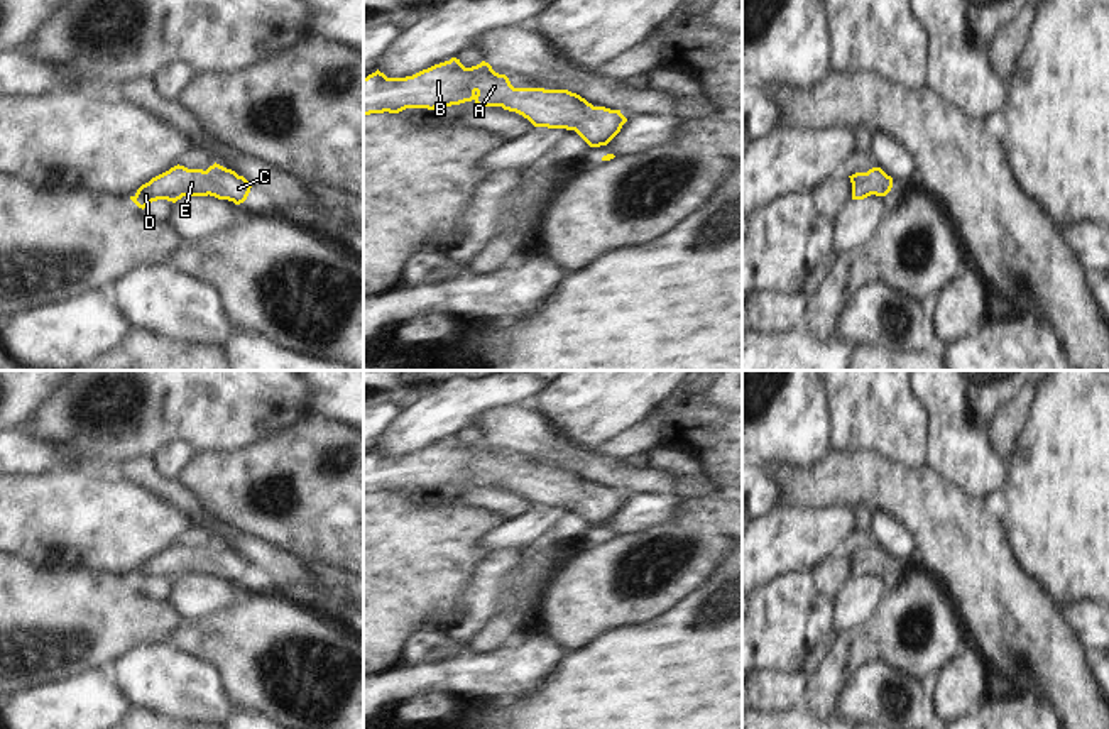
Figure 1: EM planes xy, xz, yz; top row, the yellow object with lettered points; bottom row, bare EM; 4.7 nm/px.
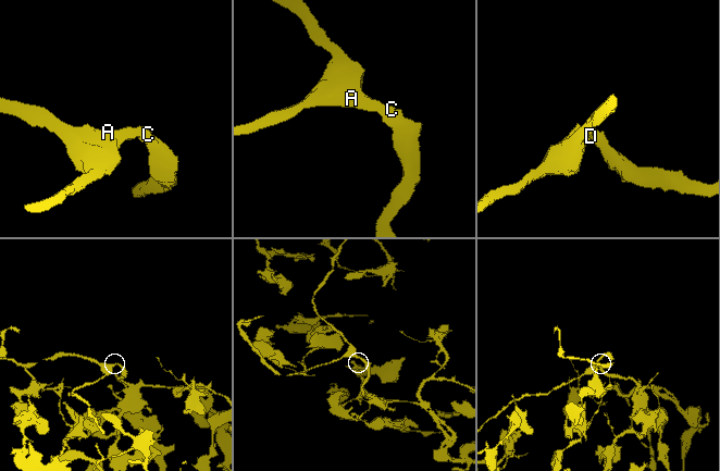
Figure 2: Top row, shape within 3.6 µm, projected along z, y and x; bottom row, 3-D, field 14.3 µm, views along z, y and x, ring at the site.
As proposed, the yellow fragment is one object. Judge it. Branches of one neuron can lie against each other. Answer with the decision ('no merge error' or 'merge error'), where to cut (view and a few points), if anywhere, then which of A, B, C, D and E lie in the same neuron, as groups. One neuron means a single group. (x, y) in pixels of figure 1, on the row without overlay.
no merge error | no cut | A B C D E

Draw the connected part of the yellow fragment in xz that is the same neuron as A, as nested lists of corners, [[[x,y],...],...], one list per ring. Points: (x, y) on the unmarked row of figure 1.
[[[451,436],[406,457],[387,457],[379,448],[363,457],[363,494],[434,489],[472,479],[516,491],[534,506],[575,509],[590,526],[607,524],[627,501],[620,489],[593,485],[568,469],[514,467],[485,440],[465,447]]]

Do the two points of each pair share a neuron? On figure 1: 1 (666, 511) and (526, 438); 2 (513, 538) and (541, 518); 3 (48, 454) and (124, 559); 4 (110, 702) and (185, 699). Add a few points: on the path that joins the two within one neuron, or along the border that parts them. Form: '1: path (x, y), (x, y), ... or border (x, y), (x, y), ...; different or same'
1: border (633, 491), (671, 494); different
2: path (519, 535), (524, 535), (535, 525); same
3: border (51, 472), (17, 476); different
4: border (115, 670), (120, 689), (134, 707); different

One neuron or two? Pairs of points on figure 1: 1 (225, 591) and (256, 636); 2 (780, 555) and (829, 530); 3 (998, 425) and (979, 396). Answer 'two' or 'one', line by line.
1: two
2: one
3: two

